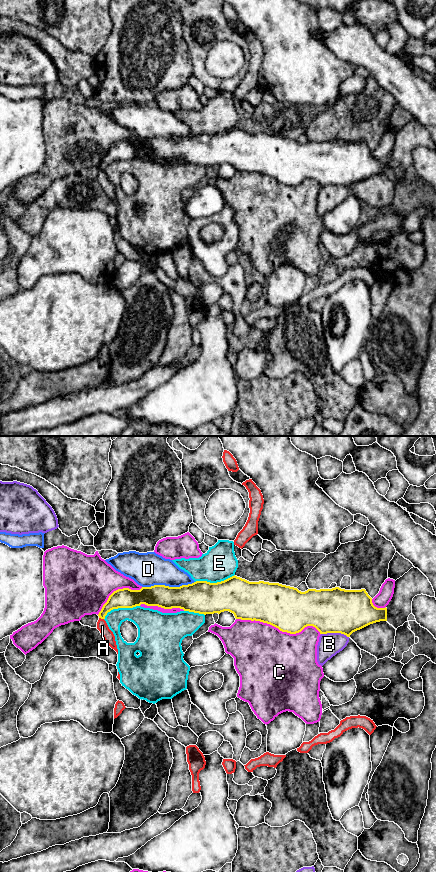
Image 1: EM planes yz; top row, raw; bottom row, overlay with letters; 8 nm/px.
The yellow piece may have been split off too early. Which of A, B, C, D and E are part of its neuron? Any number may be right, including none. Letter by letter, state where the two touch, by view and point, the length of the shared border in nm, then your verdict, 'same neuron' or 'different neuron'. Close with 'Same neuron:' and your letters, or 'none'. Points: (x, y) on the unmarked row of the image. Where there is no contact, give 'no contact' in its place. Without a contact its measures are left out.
A: meets yellow in yz at (101, 170); contact 40 nm long; different neuron
B: meets yellow in yz at (335, 184); contact 220 nm long; different neuron
C: meets yellow in yz at (279, 181); contact 700 nm long; different neuron
D: meets yellow in yz at (168, 138); contact 420 nm long; different neuron
E: meets yellow in yz at (214, 135); contact 320 nm long; different neuron
Same neuron: none

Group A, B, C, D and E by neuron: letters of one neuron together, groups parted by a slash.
A / B / C / D / E

